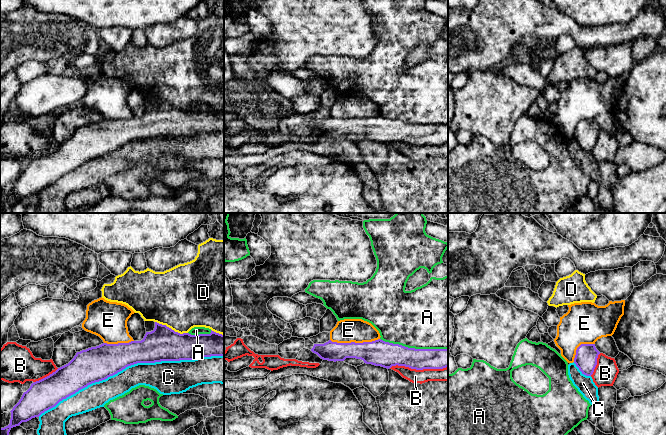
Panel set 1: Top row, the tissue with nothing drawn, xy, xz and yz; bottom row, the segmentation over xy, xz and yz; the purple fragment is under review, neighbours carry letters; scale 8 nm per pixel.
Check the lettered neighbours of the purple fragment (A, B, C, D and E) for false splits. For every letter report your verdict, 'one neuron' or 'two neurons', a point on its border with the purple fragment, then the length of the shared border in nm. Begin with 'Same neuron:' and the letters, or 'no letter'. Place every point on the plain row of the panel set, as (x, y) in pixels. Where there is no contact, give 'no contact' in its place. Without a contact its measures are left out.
Same neuron: no letter
A: two neurons | xz (414, 124) | 550 nm
B: two neurons | xz (418, 145) | 460 nm
C: two neurons | xy (130, 141) | 1550 nm
D: two neurons | xy (170, 104) | 280 nm
E: two neurons | xz (354, 118) | 400 nm

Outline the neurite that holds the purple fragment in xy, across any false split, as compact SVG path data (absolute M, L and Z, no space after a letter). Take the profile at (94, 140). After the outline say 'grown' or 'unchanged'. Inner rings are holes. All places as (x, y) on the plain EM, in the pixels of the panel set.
M145 97L145 104L146 110L141 117L103 119L82 126L68 140L32 159L10 187L10 200L0 204L0 213L9 213L13 203L39 193L63 175L128 142L224 132L224 111L212 106L210 110L180 110L154 97Z; grown

